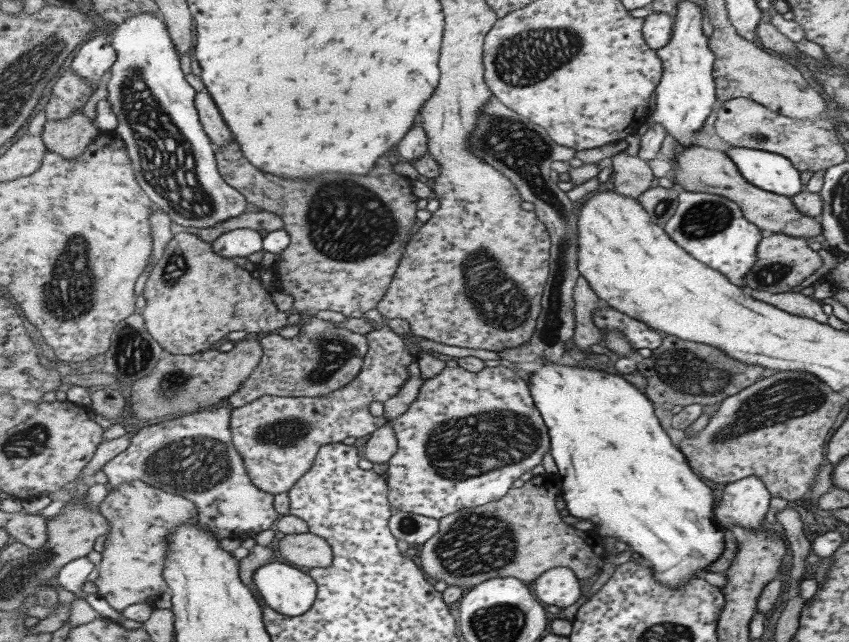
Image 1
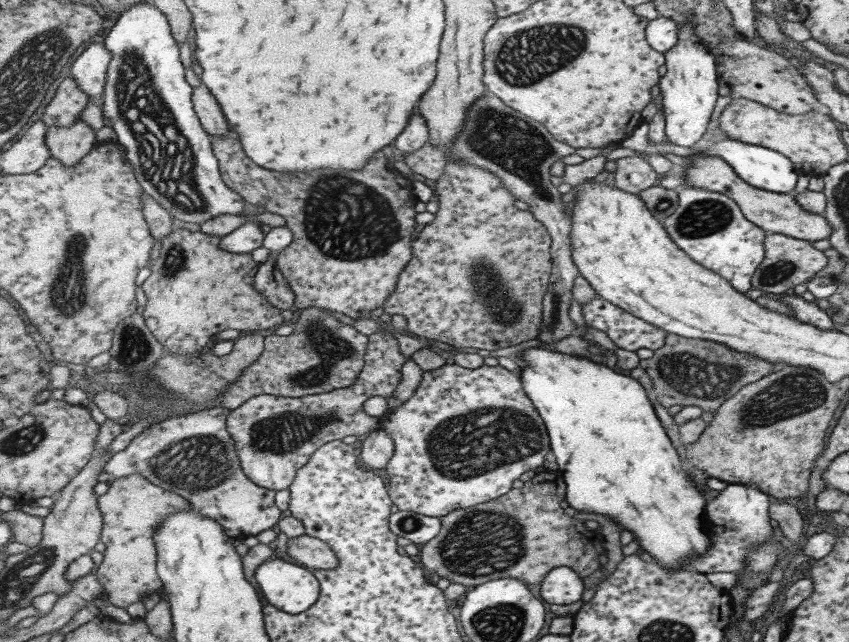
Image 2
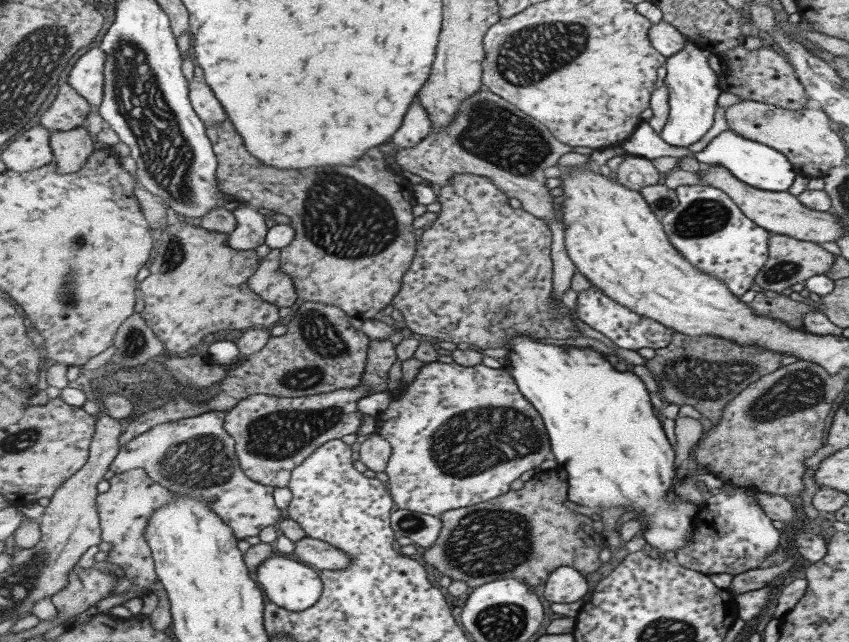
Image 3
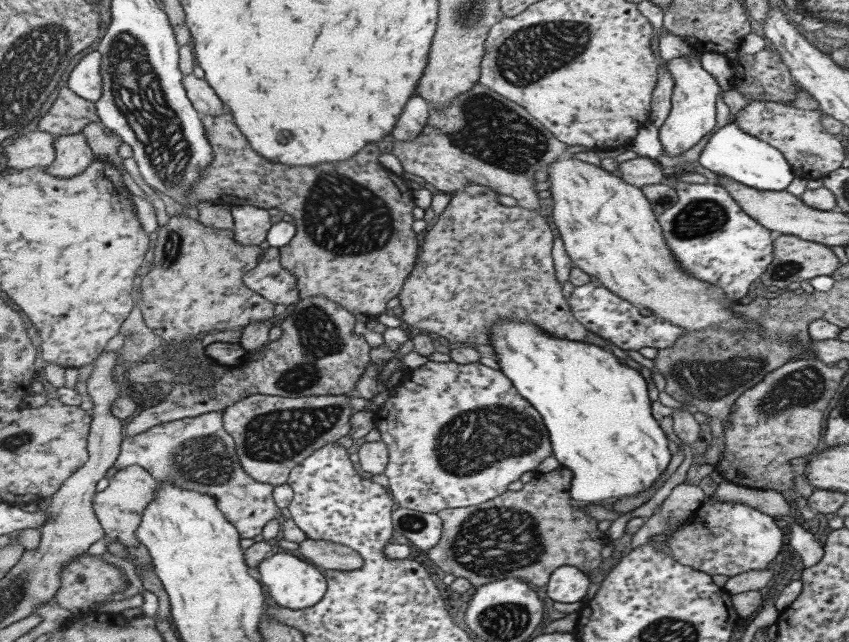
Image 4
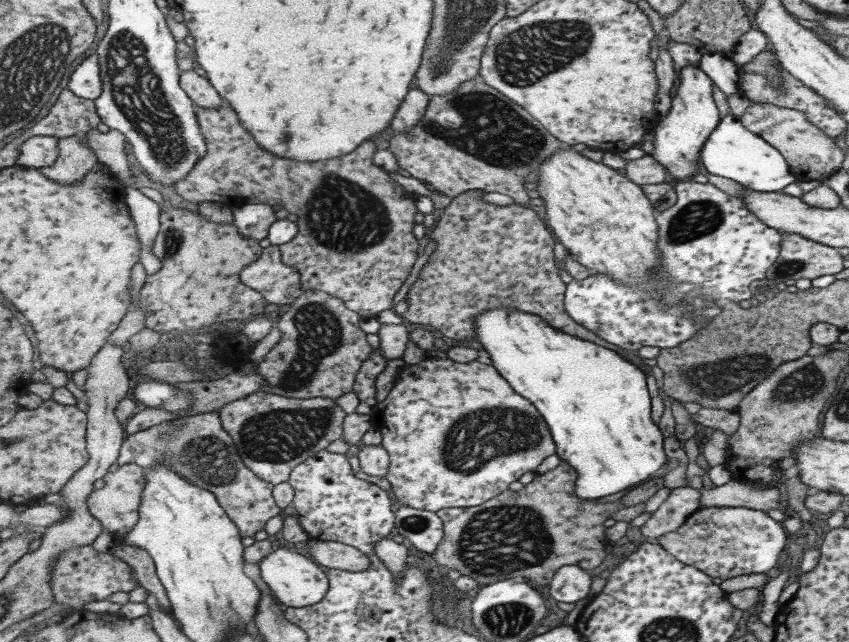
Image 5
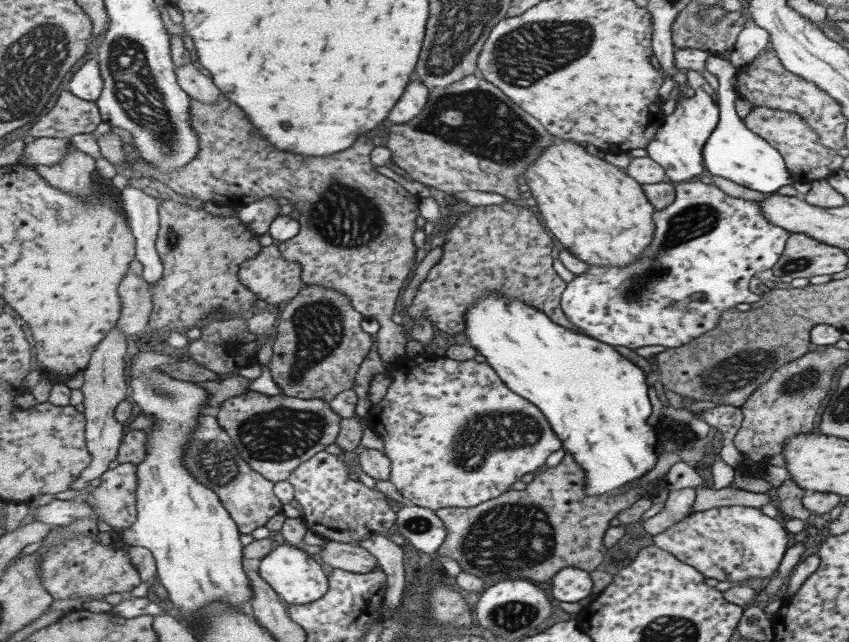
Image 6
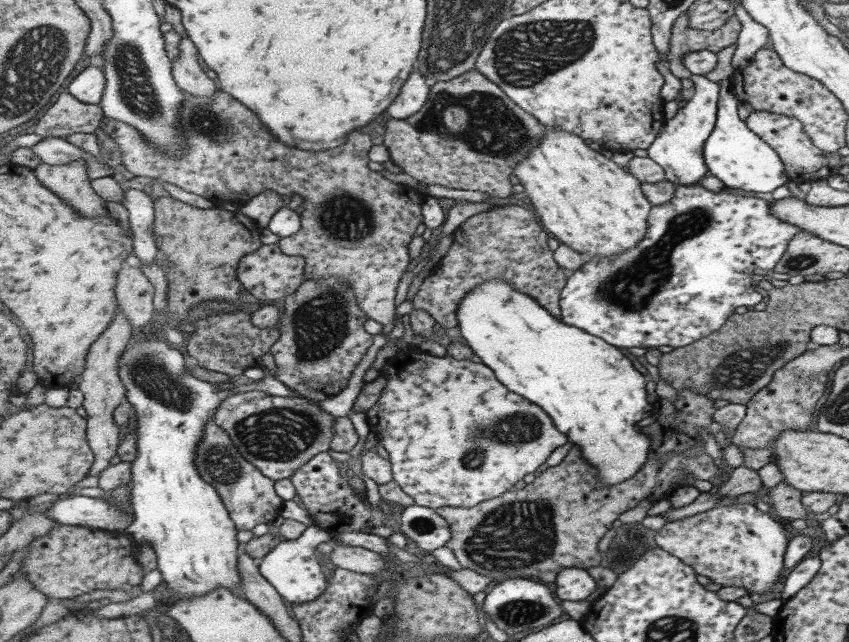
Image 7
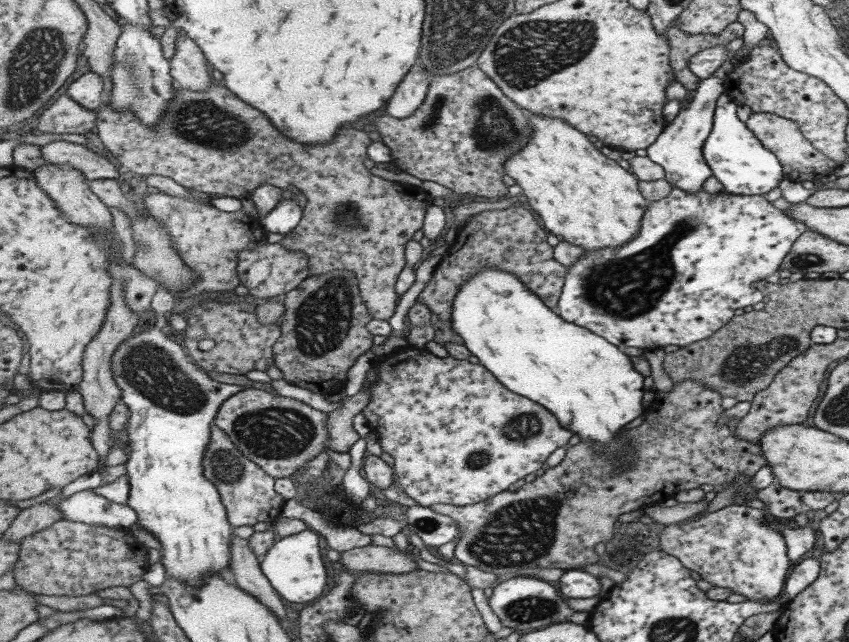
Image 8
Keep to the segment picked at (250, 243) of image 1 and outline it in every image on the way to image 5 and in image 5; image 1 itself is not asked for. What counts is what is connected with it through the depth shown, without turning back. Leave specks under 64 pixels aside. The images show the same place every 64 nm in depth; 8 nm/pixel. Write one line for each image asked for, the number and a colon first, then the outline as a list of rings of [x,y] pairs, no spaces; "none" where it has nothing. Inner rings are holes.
2: [[[245,222],[245,224],[241,224],[241,228],[227,234],[223,238],[221,246],[229,252],[247,254],[247,252],[253,252],[253,250],[265,246],[265,238],[267,238],[267,234],[263,232],[259,222]]]
3: [[[239,206],[233,210],[233,214],[237,216],[239,224],[237,230],[231,234],[229,244],[237,250],[253,250],[261,244],[267,244],[267,236],[269,236],[269,226],[267,226],[267,216],[263,216],[261,212],[257,212],[257,208],[247,208],[247,206]]]
4: [[[231,206],[231,214],[235,216],[235,232],[237,240],[245,244],[261,244],[269,238],[273,224],[273,216],[267,208],[261,206]]]
5: [[[253,204],[253,206],[237,206],[235,208],[235,224],[241,228],[241,234],[249,238],[263,240],[269,238],[273,224],[277,222],[277,214],[273,204]]]

